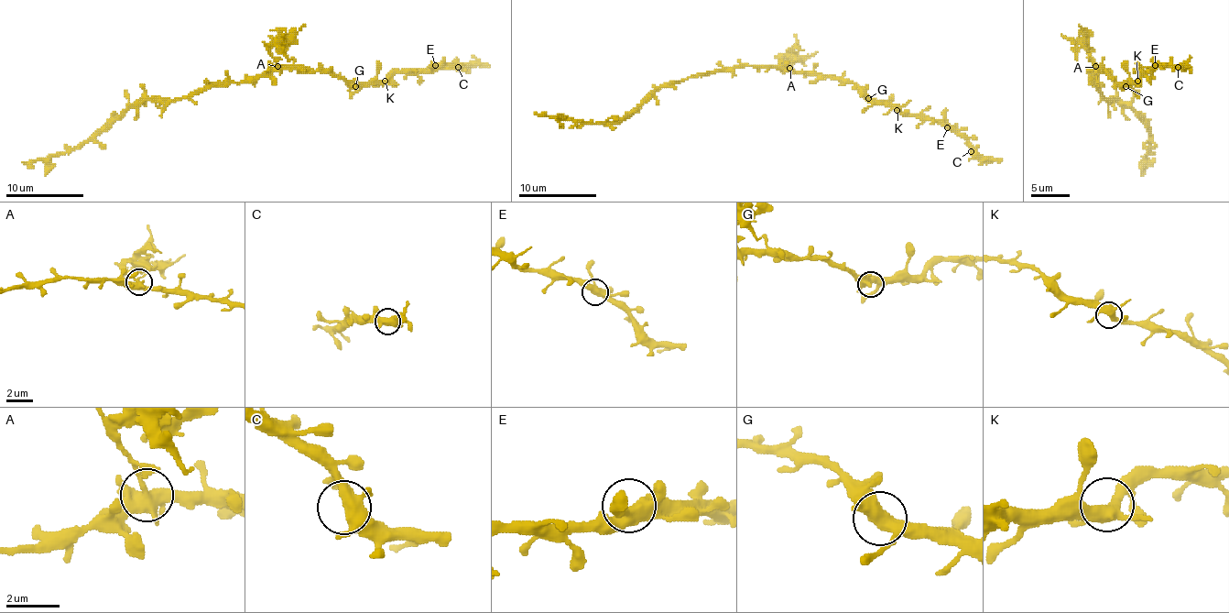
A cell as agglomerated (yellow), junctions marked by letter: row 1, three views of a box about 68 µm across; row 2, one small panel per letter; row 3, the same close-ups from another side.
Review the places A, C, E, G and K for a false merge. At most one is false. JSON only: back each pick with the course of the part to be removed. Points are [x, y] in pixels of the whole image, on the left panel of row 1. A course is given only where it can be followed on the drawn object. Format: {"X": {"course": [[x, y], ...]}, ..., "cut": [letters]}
{"A": {"course": [[277, 67], [270, 49], [286, 44], [305, 24]]}, "cut": ["A"]}

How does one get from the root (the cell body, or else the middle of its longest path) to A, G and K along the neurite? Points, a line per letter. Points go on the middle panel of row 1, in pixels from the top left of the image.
A: (766, 65), (790, 68)
G: (766, 65), (780, 65), (787, 71), (796, 73), (842, 77), (868, 98)
K: (766, 65), (780, 65), (787, 71), (796, 73), (842, 77), (856, 82), (872, 98), (889, 103), (897, 110)

